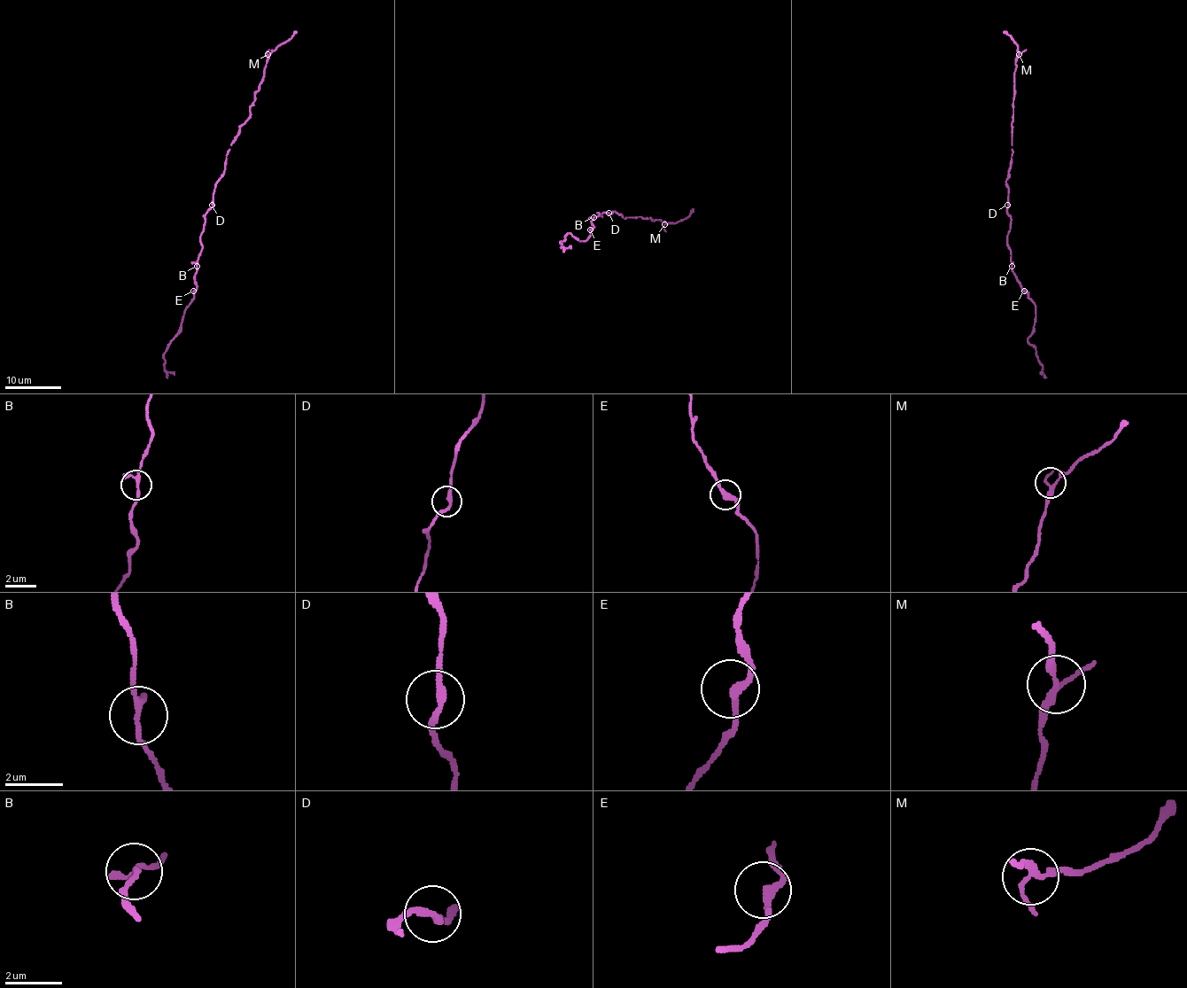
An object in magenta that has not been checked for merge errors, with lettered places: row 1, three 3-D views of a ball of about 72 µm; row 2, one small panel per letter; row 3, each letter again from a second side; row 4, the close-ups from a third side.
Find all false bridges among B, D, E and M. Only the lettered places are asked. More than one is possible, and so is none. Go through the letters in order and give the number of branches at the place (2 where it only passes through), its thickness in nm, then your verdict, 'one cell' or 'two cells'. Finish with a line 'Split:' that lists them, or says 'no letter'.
B: 3 branches meet; 150 nm thick; one cell
D: 2 branches meet; 220 nm thick; one cell
E: 2 branches meet; 280 nm thick; one cell
M: 3 branches meet; 190 nm thick; one cell
Split: no letter

